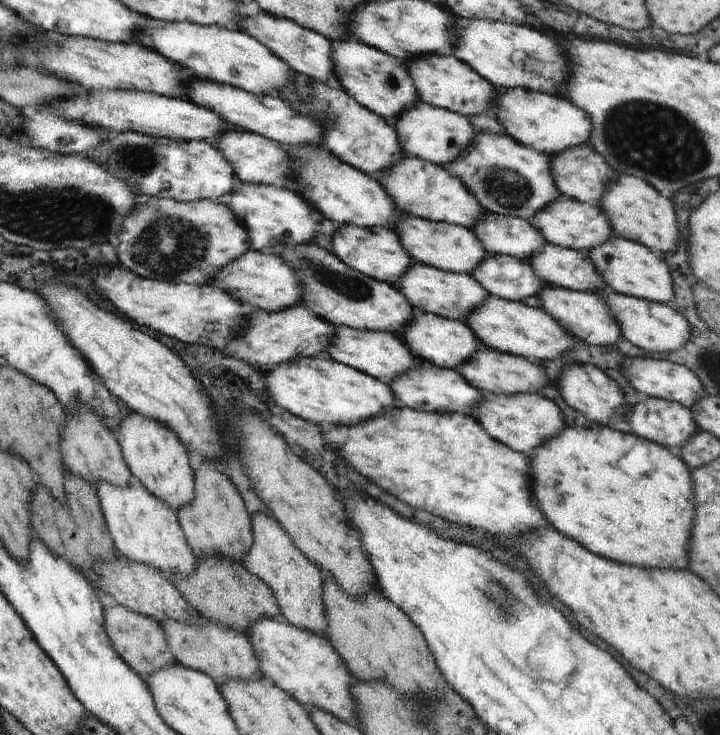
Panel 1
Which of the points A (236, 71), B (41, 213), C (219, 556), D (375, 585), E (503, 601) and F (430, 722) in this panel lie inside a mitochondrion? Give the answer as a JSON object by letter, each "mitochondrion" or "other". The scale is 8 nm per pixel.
{"A":"mitochondrion","B":"mitochondrion","C":"other","D":"other","E":"mitochondrion","F":"mitochondrion"}

